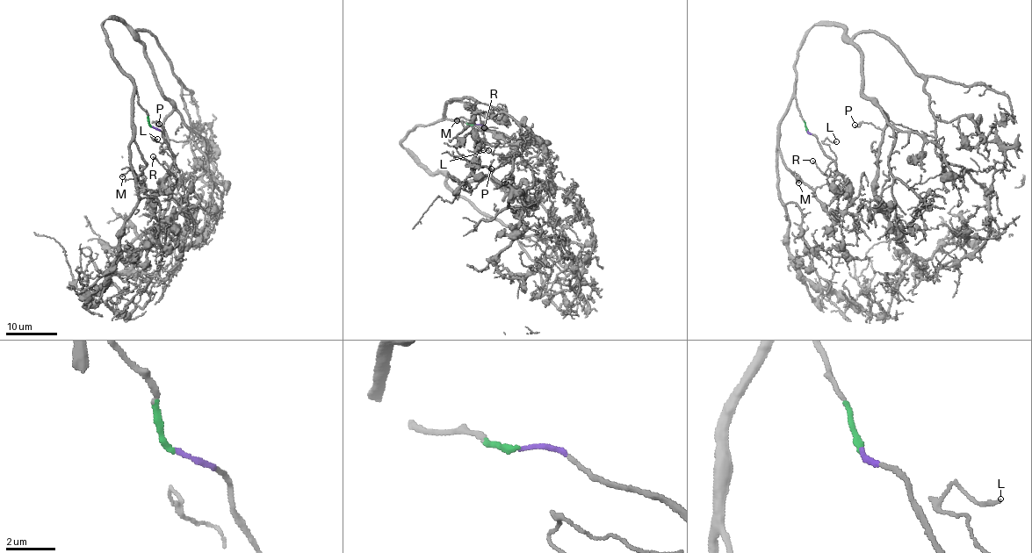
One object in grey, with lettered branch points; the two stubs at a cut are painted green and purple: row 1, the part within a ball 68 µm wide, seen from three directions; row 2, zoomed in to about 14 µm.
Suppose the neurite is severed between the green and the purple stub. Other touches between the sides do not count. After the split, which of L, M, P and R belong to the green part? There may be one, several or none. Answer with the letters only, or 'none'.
M, P

